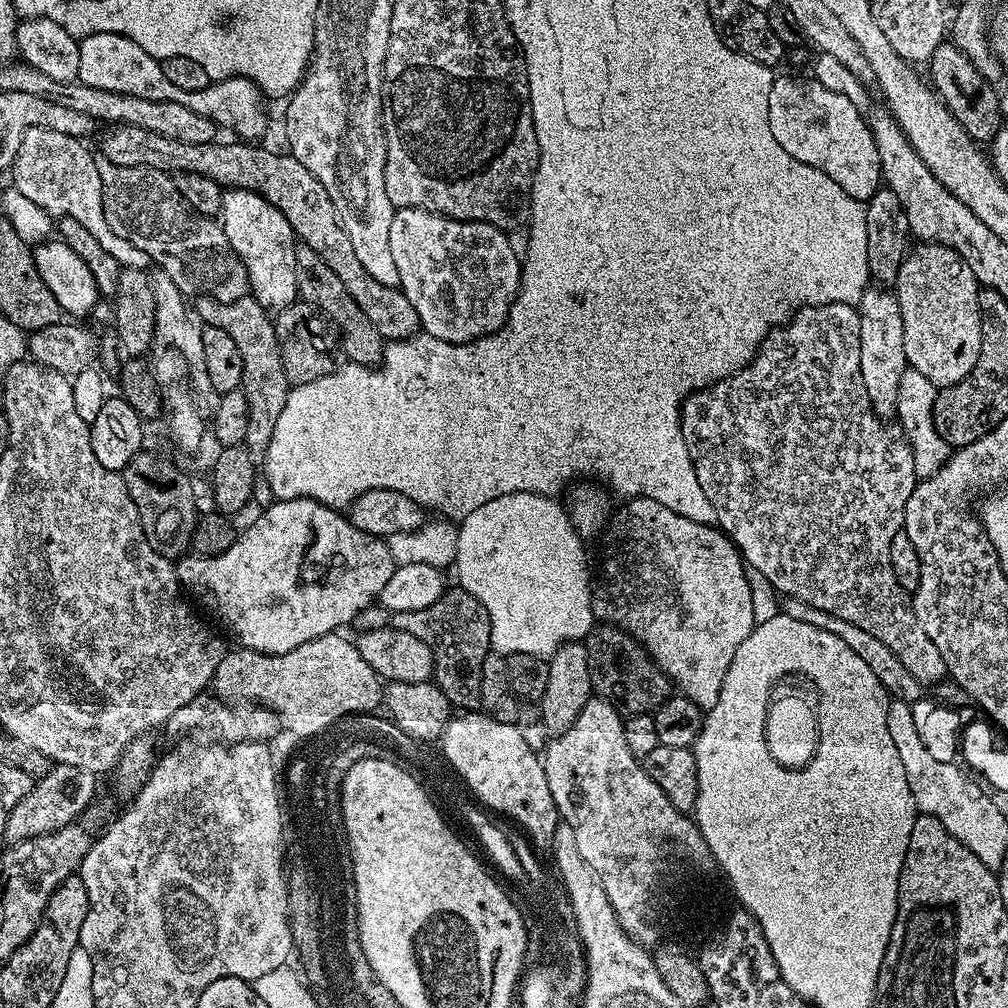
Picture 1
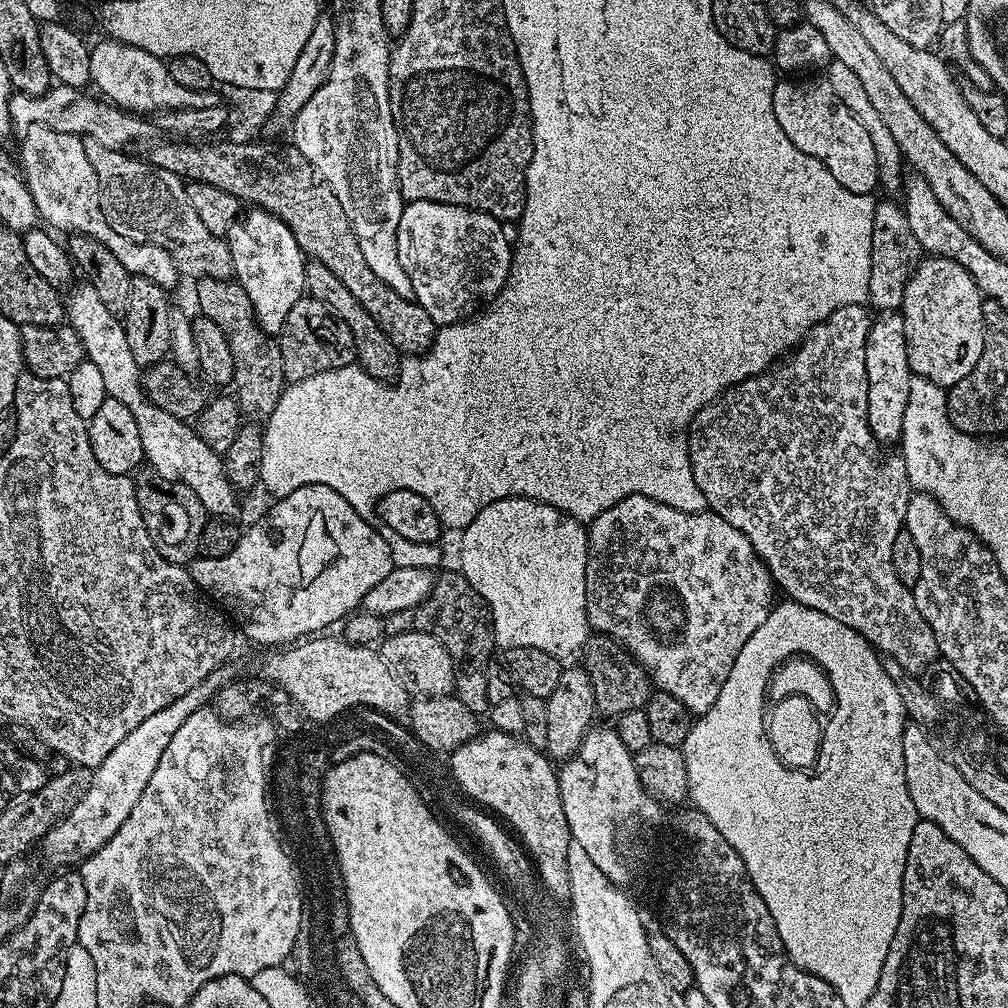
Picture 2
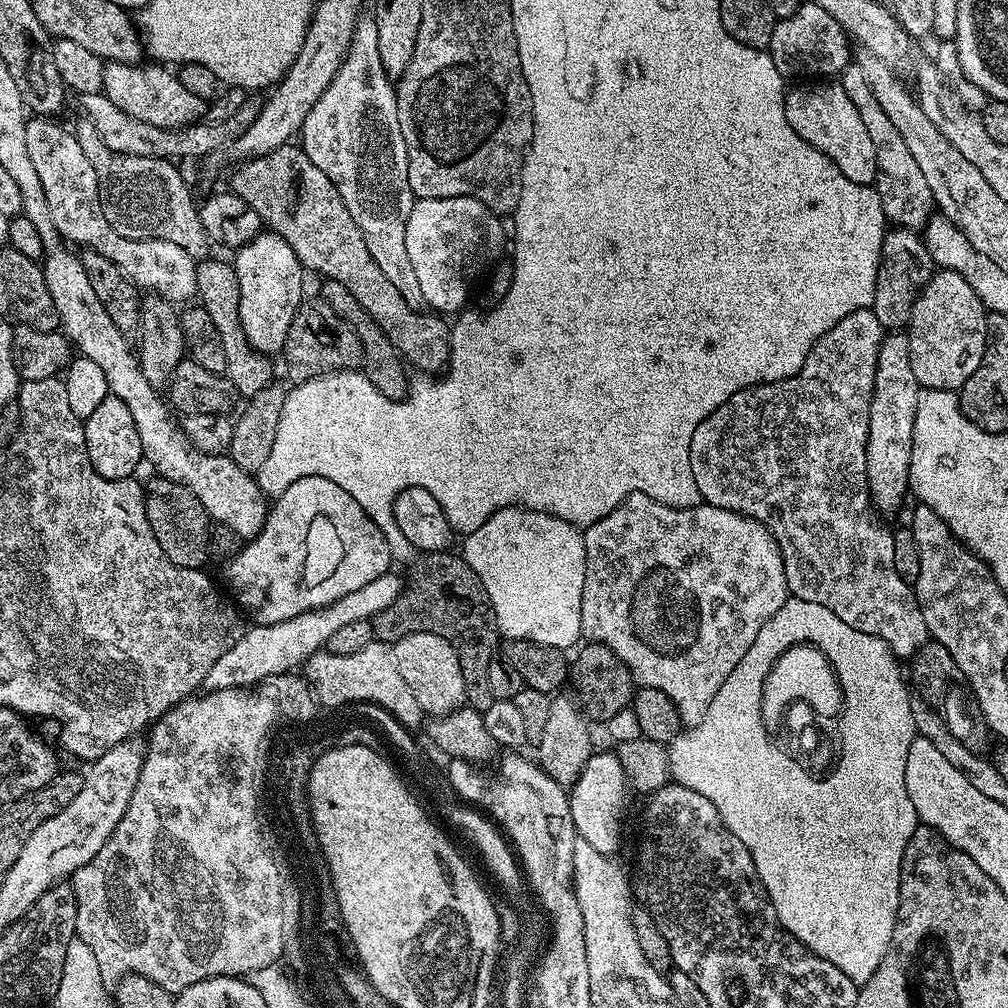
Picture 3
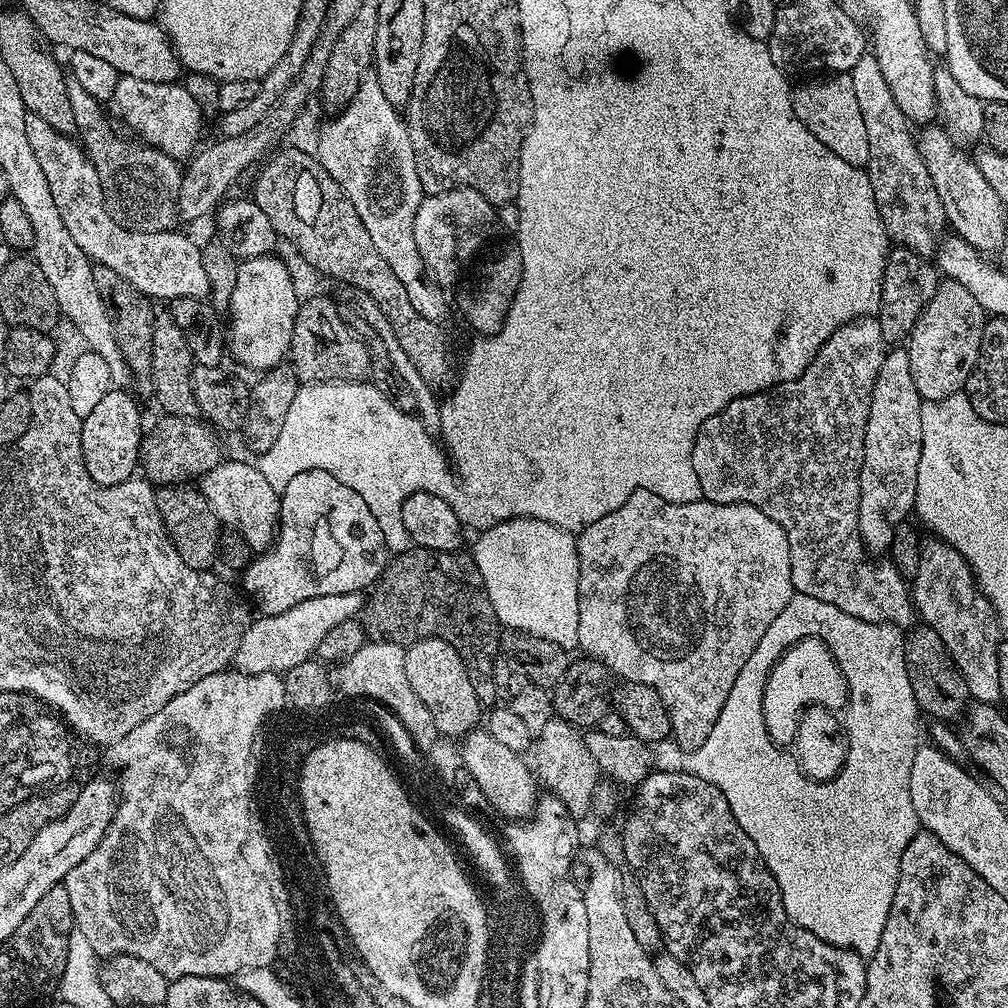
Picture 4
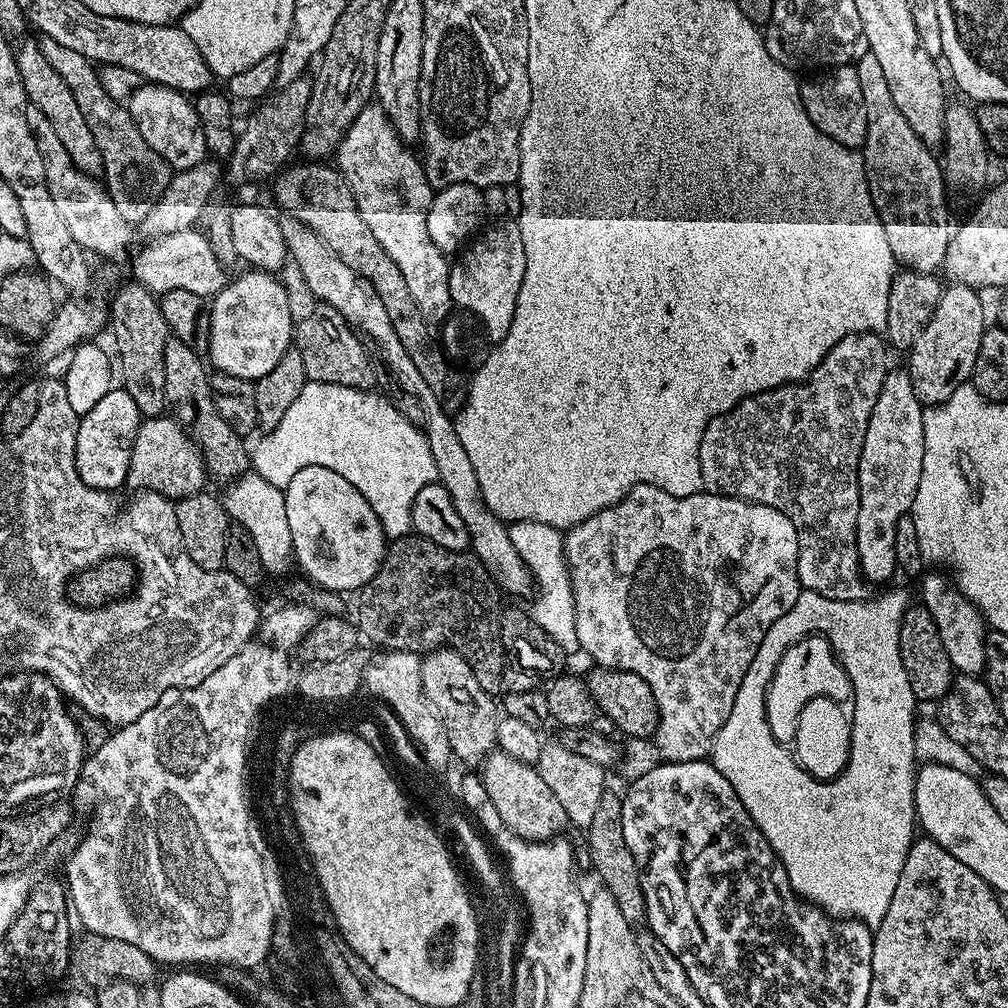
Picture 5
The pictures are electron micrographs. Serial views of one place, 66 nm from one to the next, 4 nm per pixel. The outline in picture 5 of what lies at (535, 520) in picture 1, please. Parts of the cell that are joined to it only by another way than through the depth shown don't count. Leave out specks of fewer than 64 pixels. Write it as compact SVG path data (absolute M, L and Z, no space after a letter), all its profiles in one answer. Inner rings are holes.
M529 520L515 521L509 527L509 536L531 577L539 586L531 617L542 626L568 656L581 647L578 642L577 616L574 614L573 586L570 582L568 563L565 562L564 539L557 528Z

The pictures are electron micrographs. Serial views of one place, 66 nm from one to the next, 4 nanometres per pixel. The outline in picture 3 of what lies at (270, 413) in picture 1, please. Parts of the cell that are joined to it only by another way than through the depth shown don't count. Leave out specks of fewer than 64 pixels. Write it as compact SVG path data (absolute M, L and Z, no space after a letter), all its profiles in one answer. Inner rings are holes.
M204 258L196 265L196 296L199 307L210 314L214 327L222 337L222 347L226 350L226 373L229 382L241 397L247 398L258 394L260 390L273 383L272 364L265 353L254 348L244 333L240 321L240 291L238 290L238 274L231 263L224 260Z

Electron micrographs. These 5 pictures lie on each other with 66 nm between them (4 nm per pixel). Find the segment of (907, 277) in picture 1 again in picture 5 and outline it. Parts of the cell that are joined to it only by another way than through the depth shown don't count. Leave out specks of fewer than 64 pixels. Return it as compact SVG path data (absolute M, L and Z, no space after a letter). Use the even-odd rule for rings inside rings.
M961 284L945 287L935 301L932 316L917 334L907 353L906 370L914 386L914 394L921 404L944 404L958 386L972 379L974 362L978 358L978 346L982 346L982 334L986 327L981 293Z

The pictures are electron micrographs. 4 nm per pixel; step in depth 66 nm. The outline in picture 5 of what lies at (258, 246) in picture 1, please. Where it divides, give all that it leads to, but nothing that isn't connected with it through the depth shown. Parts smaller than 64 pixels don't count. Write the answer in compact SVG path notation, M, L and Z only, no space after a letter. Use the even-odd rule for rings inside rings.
M244 270L237 280L229 279L224 289L210 300L210 338L208 339L207 359L212 359L211 367L217 373L225 372L243 380L257 381L278 363L278 358L286 354L294 344L294 323L291 318L286 290L279 279L271 272Z

